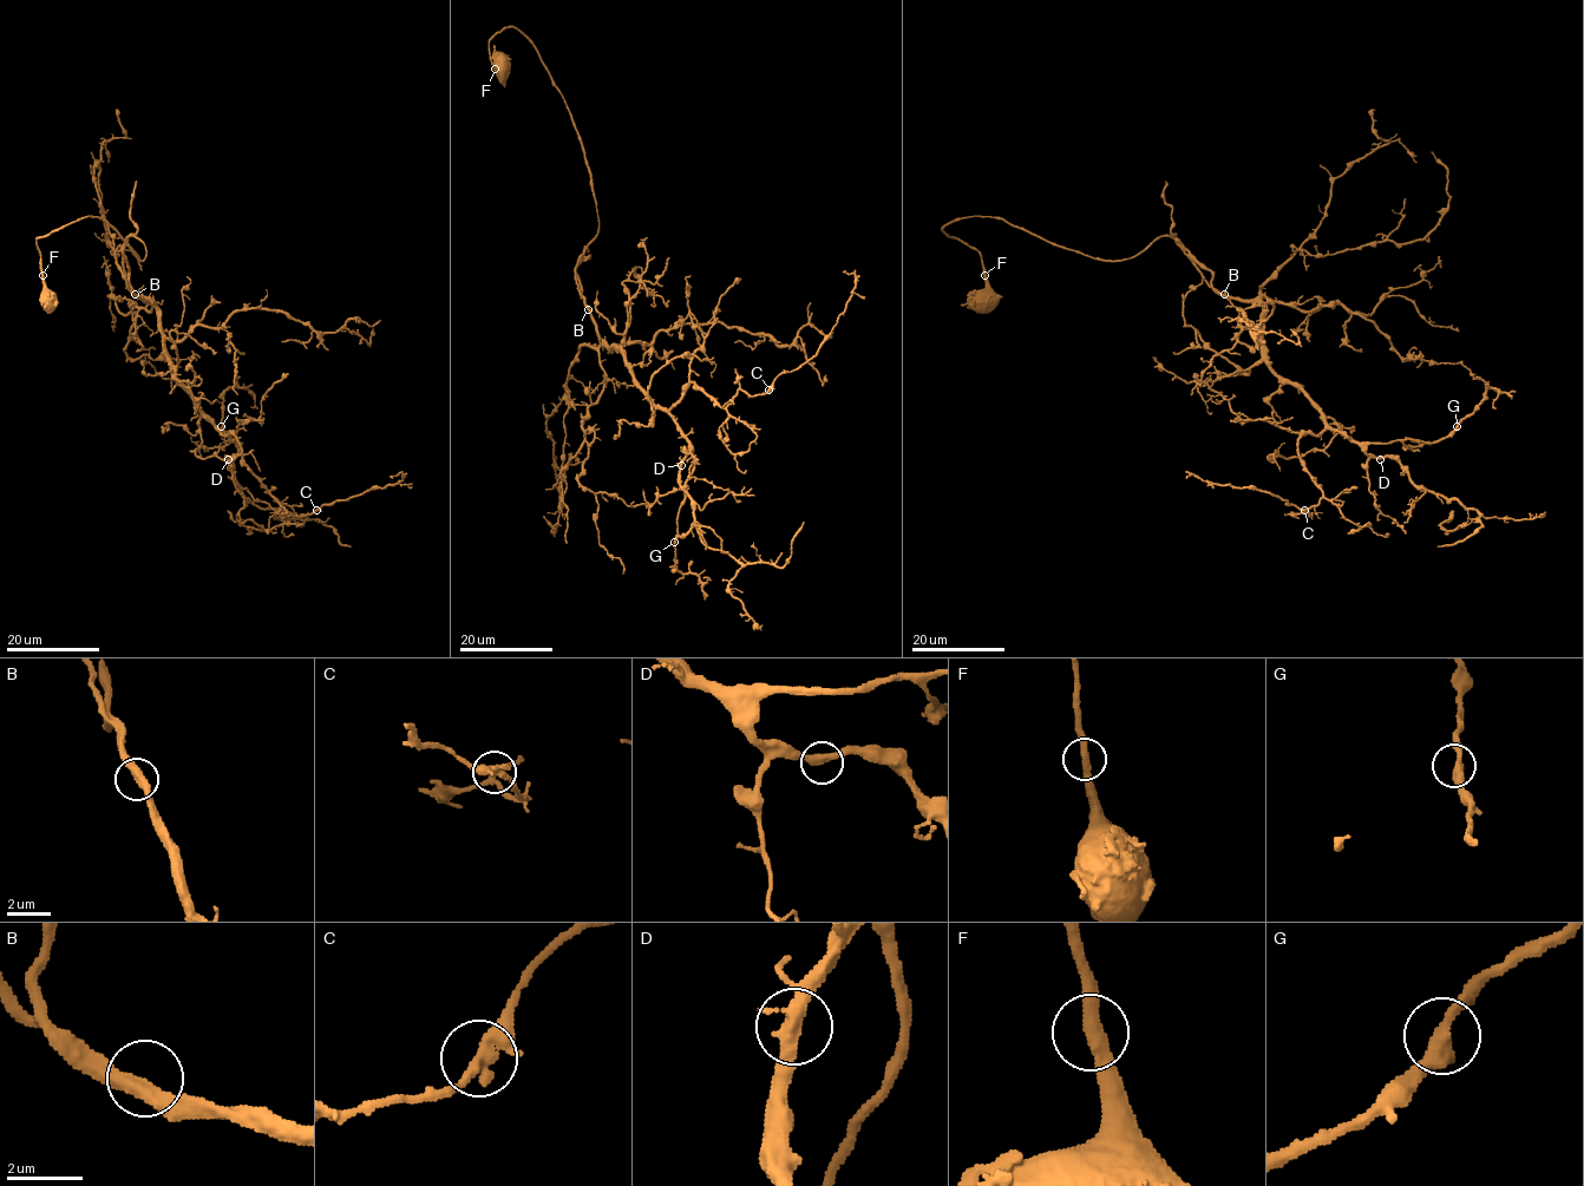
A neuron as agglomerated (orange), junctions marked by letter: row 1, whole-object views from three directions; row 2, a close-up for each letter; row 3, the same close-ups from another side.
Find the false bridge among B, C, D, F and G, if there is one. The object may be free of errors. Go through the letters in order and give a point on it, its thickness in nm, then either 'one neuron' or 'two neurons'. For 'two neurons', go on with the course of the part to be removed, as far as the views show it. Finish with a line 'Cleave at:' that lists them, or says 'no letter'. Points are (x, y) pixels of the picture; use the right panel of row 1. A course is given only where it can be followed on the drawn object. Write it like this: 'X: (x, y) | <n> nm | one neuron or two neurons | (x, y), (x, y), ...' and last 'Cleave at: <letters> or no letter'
B: (1224, 294) | 400 nm | one neuron
C: (1304, 510) | 360 nm | one neuron
D: (1380, 459) | 400 nm | one neuron
F: (984, 275) | 380 nm | one neuron
G: (1457, 426) | 380 nm | one neuron
Cleave at: no letter

